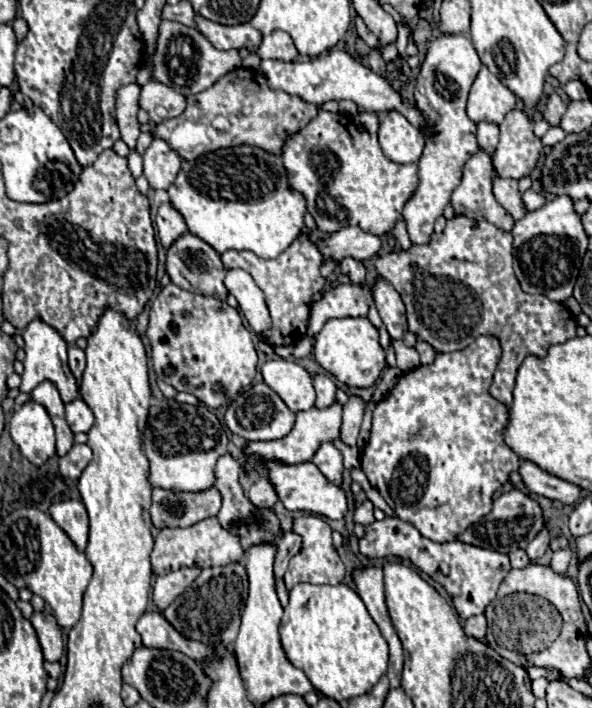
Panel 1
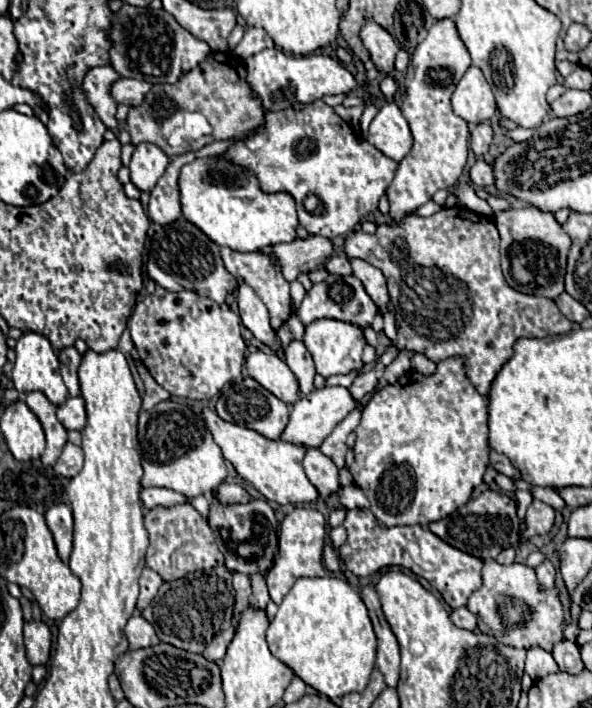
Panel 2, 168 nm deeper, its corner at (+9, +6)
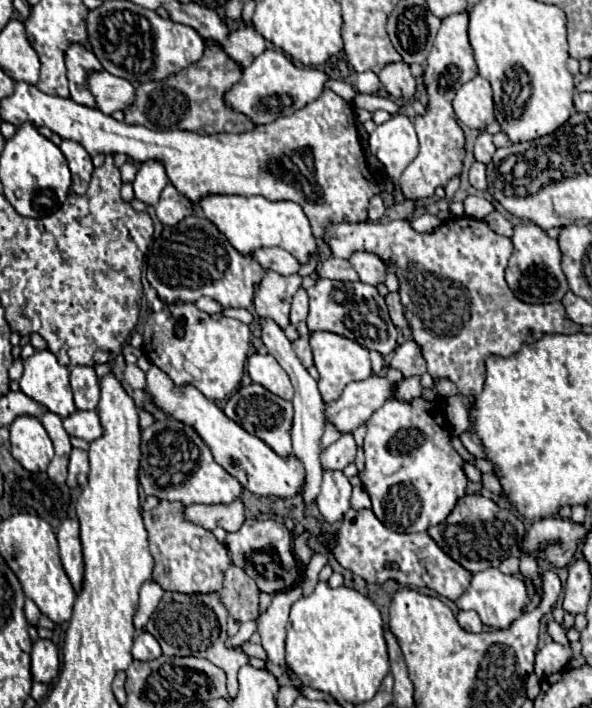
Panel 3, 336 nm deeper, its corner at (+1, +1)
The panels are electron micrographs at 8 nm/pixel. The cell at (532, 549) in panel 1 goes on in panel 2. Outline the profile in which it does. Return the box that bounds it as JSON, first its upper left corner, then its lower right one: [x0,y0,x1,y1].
[525,498,555,538]

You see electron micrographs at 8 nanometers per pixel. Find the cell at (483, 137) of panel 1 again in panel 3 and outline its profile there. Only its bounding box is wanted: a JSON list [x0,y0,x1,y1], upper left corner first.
[475,133,495,163]

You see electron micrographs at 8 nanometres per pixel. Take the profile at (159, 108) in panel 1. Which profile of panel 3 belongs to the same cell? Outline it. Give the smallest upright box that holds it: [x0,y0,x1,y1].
[89,71,135,115]

